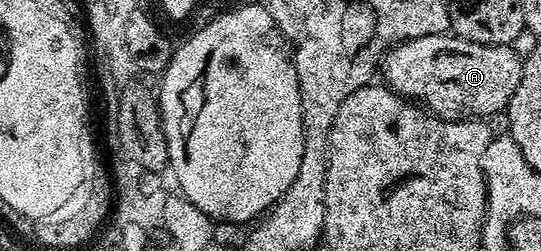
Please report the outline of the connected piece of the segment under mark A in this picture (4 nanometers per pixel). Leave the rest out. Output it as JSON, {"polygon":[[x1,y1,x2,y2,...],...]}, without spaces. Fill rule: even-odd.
{"polygon":[[447,34,437,36,421,36,417,40,400,42,392,46,383,56,381,78,388,88,402,98,409,98,416,104,422,104,431,113,450,122,464,120,486,120,491,115,507,109,513,92,517,92,517,84,521,84,523,59,518,58,510,46,490,46,476,42,460,41,456,50,447,50]]}

